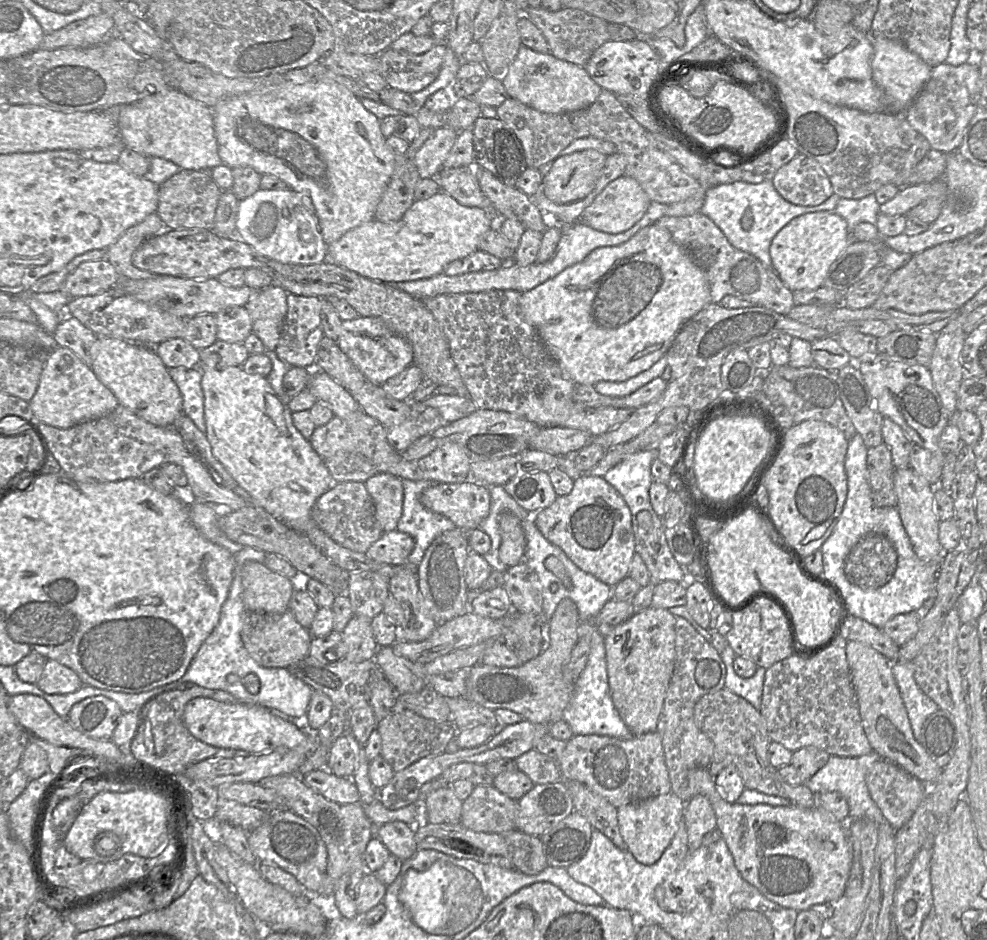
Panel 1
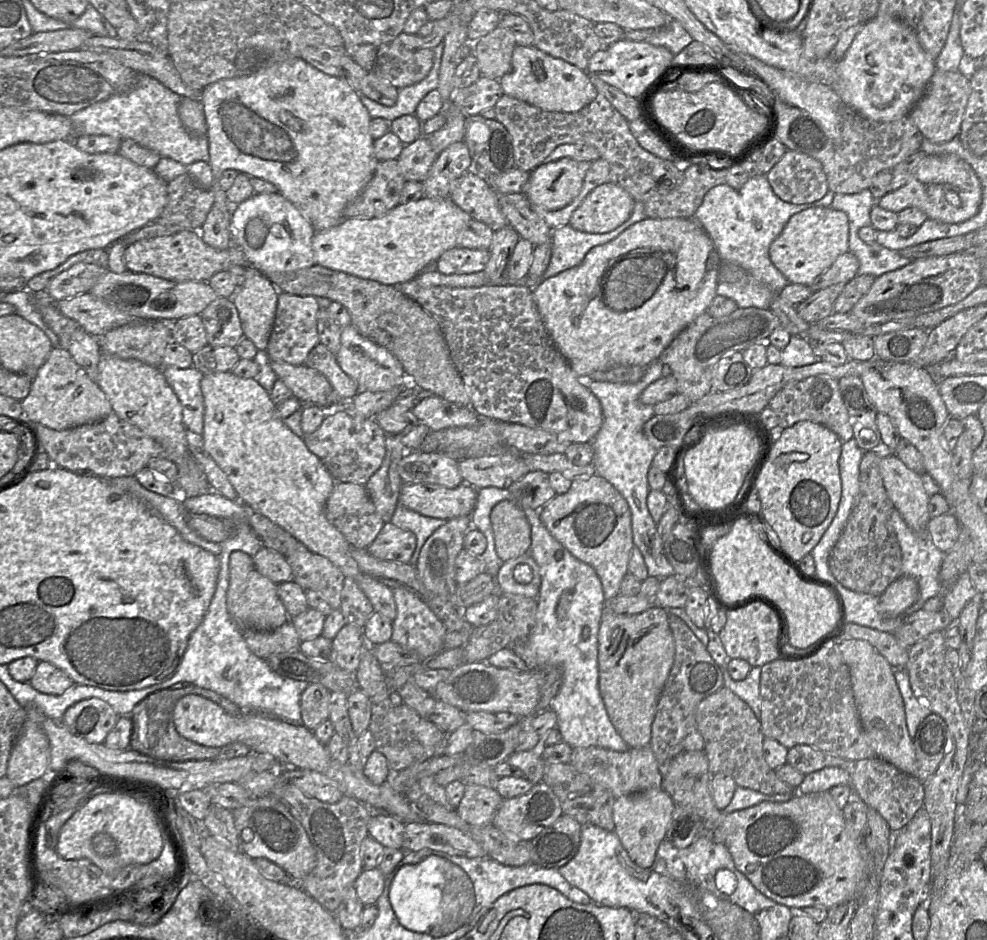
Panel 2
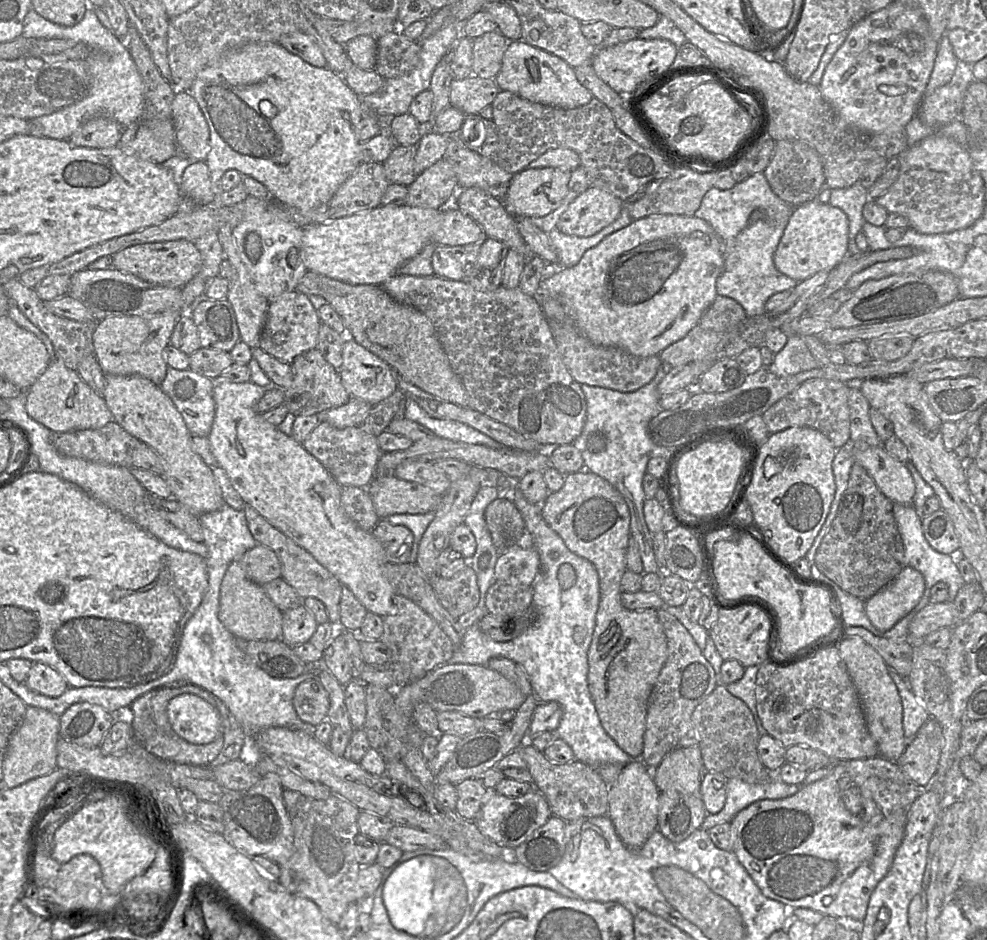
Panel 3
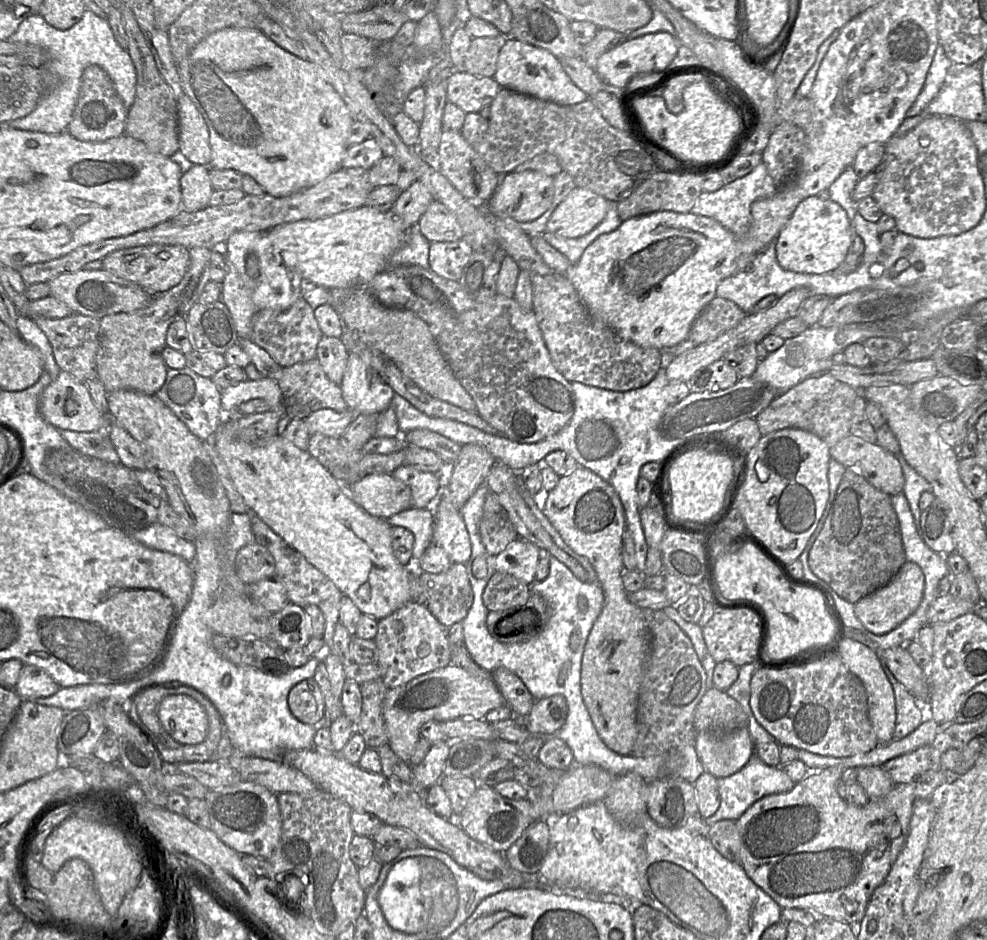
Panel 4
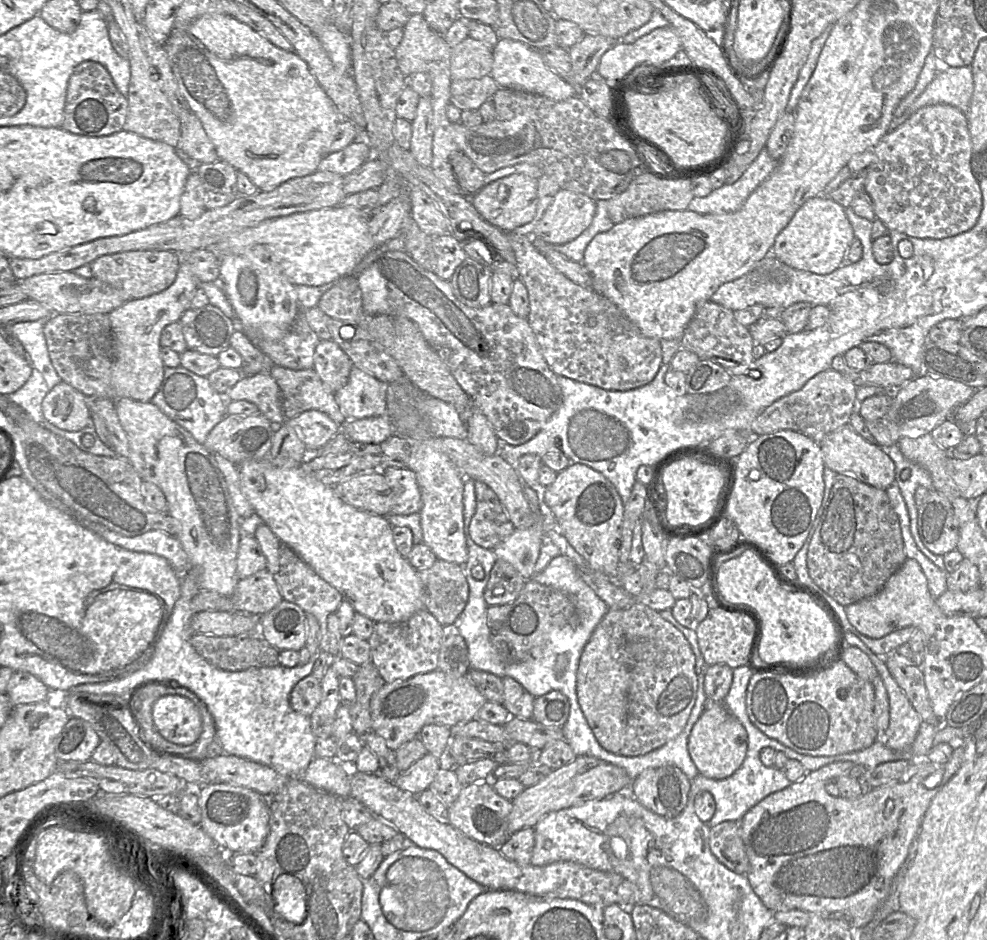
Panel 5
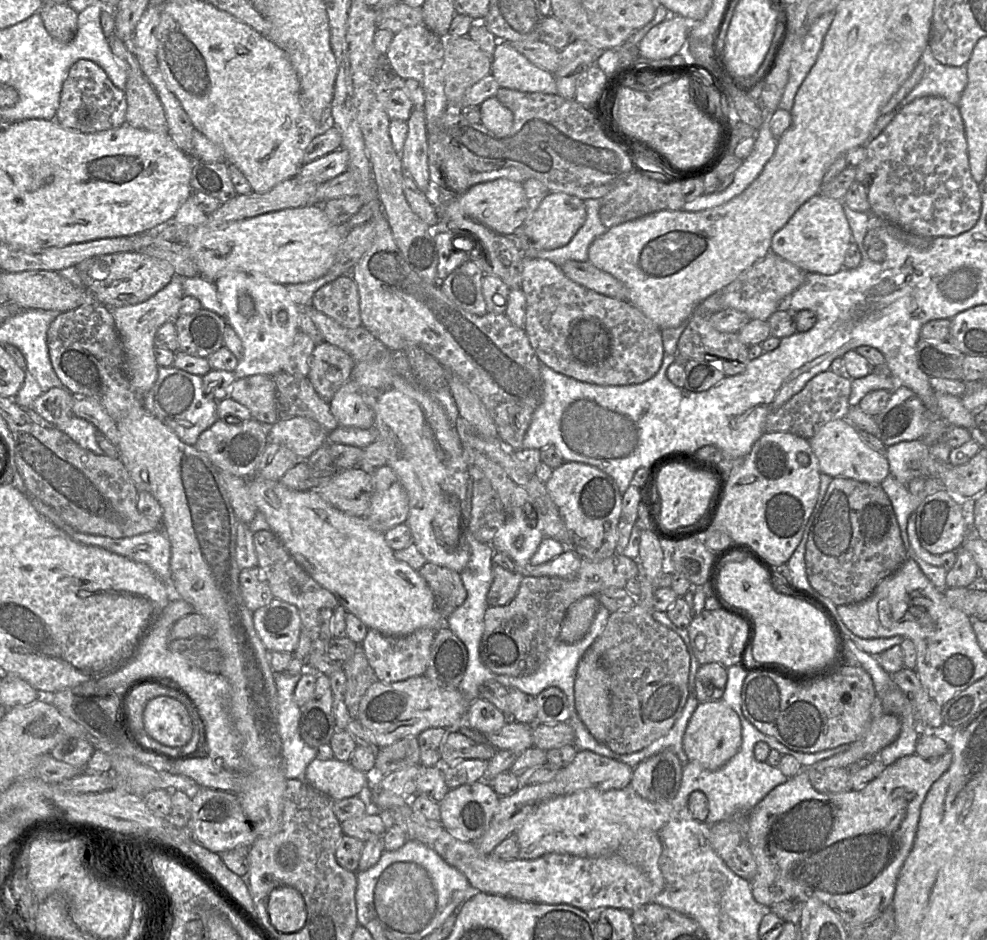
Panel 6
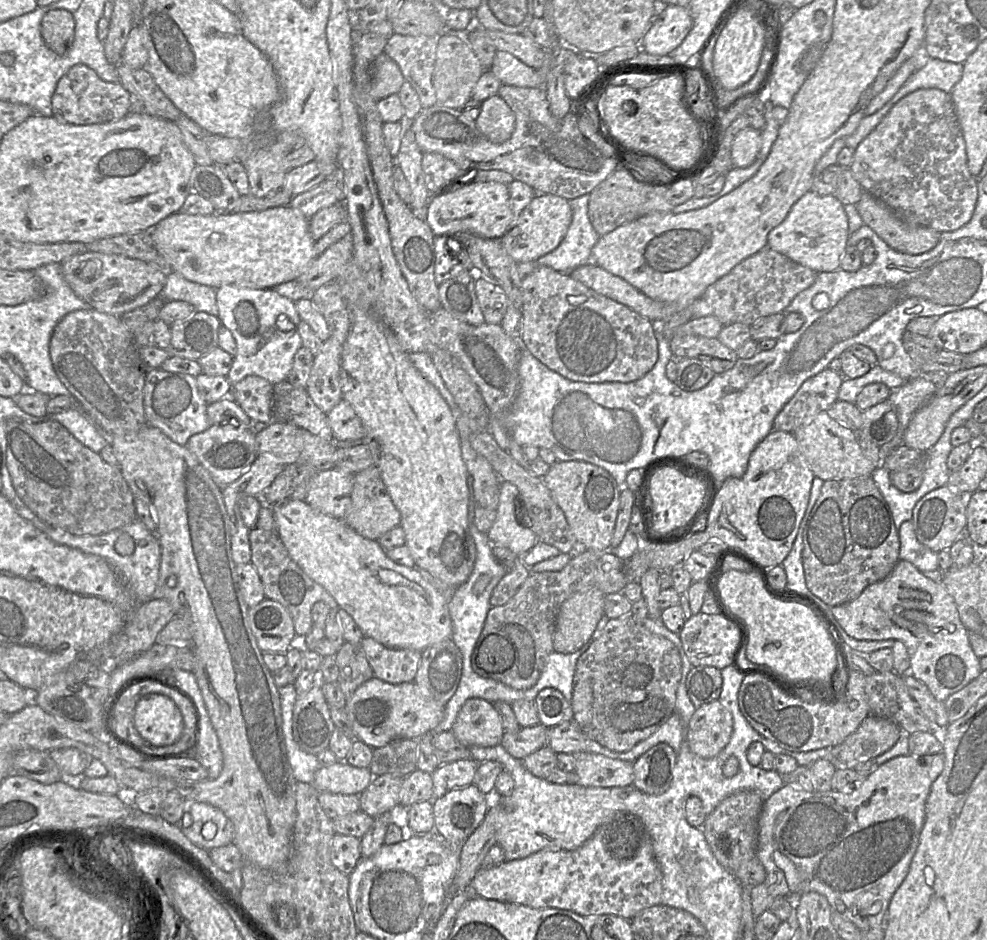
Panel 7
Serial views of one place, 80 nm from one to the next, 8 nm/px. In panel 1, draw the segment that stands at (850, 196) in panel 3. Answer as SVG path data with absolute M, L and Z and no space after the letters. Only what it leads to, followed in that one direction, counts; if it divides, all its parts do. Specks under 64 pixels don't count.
M874 194L861 199L840 198L834 211L846 220L848 231L852 233L859 223L876 224L880 204Z

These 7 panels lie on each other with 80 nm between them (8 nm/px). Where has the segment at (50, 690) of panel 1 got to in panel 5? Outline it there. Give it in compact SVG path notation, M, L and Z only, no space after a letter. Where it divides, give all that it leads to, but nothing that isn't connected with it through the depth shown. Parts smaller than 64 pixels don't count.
M14 671L6 688L13 706L46 701L49 691L42 681L24 671Z

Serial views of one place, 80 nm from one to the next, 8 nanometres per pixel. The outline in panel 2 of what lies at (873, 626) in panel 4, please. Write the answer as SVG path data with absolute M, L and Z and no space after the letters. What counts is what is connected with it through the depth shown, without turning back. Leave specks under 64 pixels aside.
M899 576L880 594L878 612L892 619L913 605L919 596L917 581L910 576Z

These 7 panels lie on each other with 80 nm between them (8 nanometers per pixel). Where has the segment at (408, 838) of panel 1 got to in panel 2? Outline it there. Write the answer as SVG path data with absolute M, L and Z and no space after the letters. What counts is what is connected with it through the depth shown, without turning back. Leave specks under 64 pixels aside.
M371 813L368 834L384 847L402 849L405 824L390 814Z

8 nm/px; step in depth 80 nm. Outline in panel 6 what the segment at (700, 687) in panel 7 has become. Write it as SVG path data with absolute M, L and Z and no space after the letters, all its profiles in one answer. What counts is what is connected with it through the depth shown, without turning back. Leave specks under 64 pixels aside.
M719 663L700 665L693 694L699 703L721 700L727 683L727 668Z

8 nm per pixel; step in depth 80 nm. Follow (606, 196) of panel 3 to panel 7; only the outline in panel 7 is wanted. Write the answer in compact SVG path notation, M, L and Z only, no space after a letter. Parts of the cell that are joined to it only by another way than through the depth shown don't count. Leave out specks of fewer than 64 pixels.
M536 193L536 196L517 217L513 227L500 238L500 241L517 264L534 261L559 246L571 221L572 209L569 200L553 194Z

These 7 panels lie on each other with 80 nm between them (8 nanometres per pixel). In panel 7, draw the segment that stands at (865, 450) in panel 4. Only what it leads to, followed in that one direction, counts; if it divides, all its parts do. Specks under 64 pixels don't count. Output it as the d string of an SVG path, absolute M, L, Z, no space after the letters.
M827 411L820 412L809 423L790 433L794 434L814 475L824 481L871 476L877 468L864 456L857 433L831 418Z

